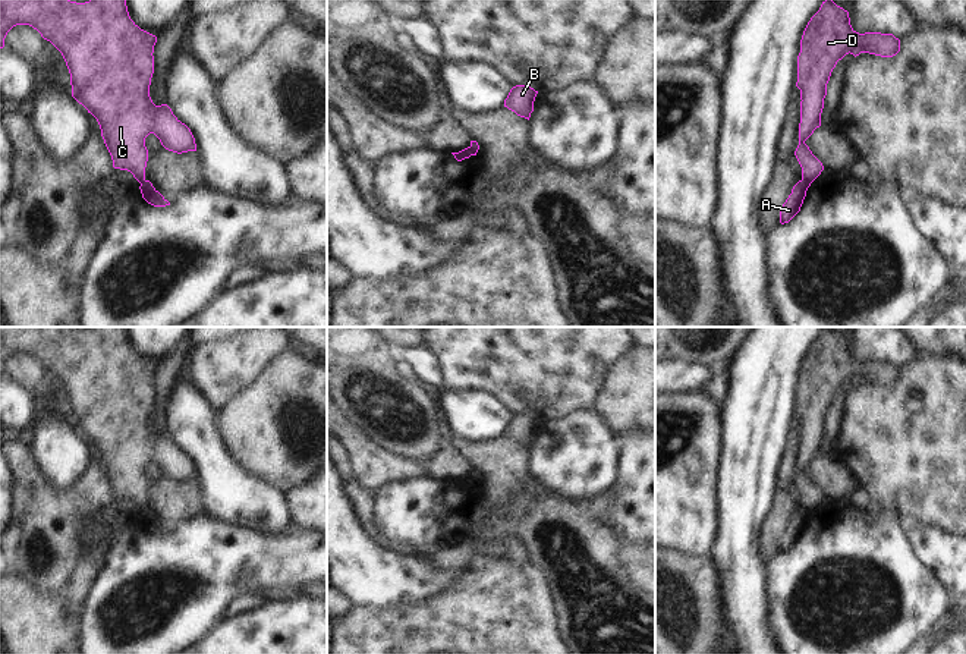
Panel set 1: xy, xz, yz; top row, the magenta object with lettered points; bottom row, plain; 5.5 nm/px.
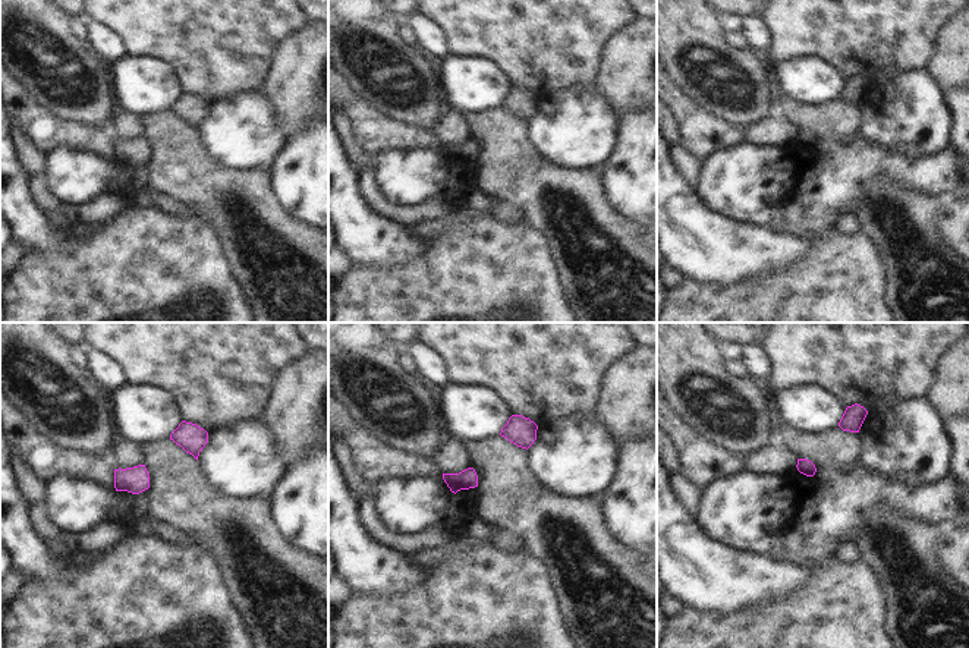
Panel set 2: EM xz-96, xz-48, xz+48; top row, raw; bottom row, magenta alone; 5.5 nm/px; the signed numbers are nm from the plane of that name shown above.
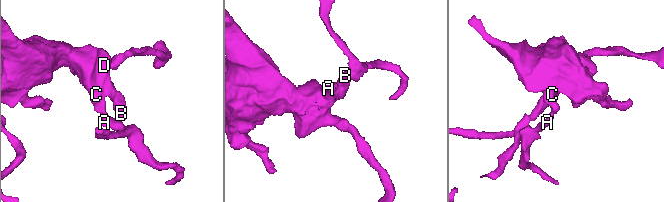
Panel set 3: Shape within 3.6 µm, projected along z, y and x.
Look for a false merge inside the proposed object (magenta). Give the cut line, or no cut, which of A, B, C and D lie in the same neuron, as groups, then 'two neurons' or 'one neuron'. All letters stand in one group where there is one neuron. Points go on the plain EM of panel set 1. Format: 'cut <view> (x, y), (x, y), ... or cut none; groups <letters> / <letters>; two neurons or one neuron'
cut yz (802, 508), (809, 512); groups A / B C D; two neurons

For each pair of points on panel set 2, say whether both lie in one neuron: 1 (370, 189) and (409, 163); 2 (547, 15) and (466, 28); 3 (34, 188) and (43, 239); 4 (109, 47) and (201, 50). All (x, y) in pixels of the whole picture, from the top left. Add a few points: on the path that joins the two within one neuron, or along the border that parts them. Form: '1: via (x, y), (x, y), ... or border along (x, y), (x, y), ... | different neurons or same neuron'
1: border along (371, 167), (377, 189), (390, 203), (405, 205) | different neurons
2: via (527, 15), (487, 15) | same neuron
3: border along (28, 178), (28, 192), (44, 213) | different neurons
4: border along (97, 24), (101, 24), (113, 34), (126, 56) | different neurons

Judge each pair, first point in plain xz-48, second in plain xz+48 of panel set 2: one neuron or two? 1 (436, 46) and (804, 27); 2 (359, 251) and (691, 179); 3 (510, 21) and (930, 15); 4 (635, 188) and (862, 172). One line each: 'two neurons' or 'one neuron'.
1: two neurons
2: two neurons
3: one neuron
4: two neurons

